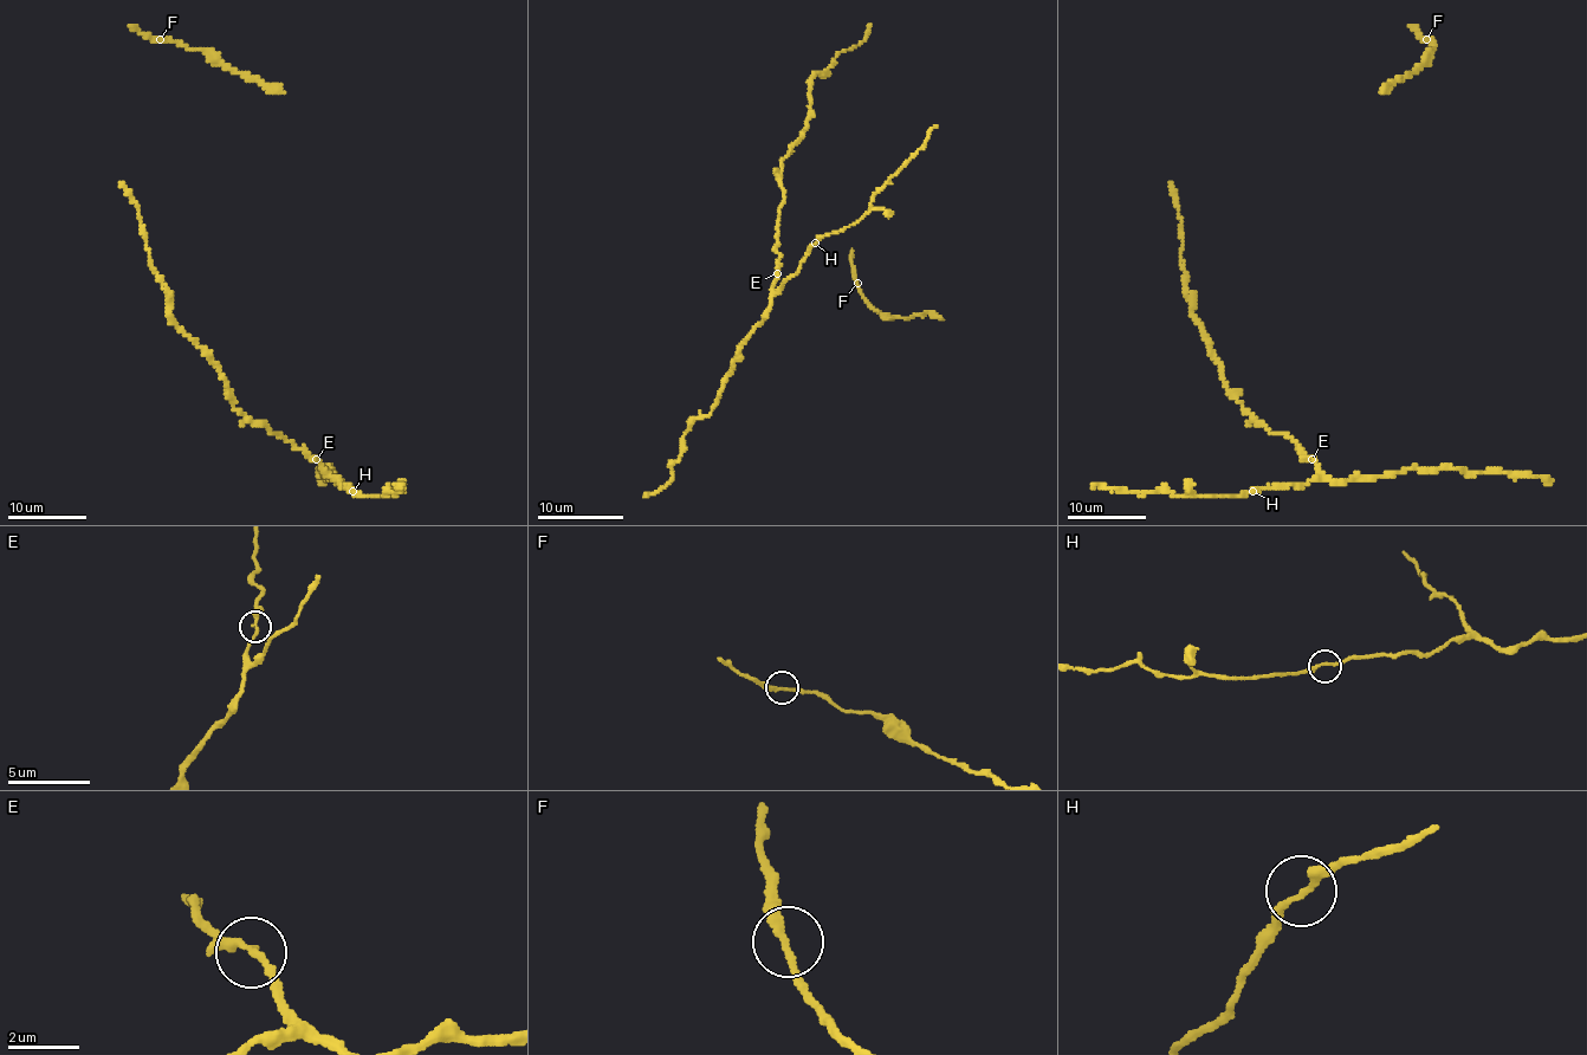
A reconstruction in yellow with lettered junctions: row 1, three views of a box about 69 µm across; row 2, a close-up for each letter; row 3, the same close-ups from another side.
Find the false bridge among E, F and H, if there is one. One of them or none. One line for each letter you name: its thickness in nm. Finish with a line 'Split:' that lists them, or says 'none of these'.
Split: none of these

